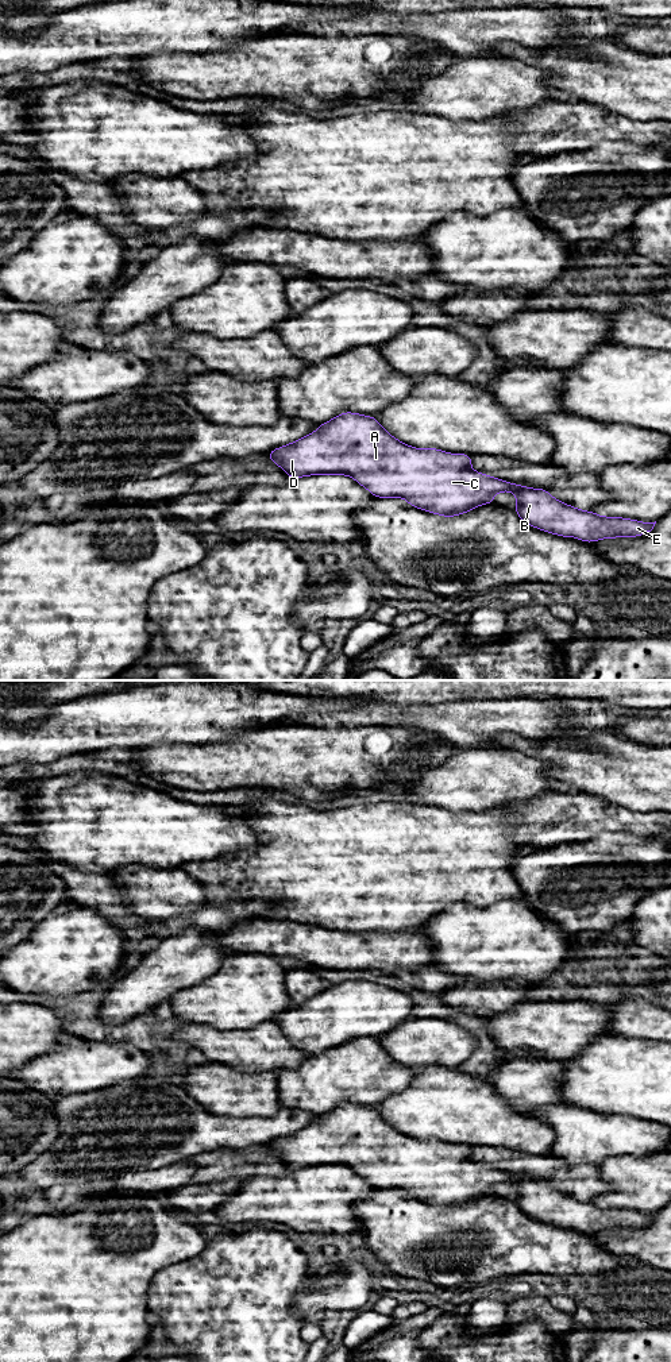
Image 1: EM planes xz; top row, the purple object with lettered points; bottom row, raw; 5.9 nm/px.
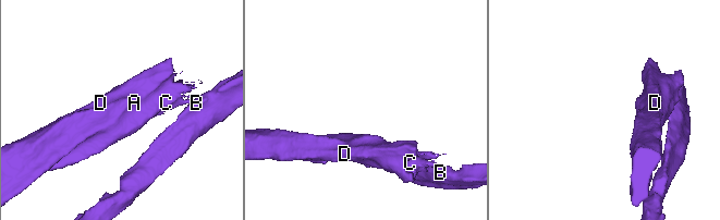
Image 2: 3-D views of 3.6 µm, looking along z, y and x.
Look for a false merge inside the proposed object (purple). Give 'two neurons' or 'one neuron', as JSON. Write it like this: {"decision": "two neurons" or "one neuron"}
{"decision": "two neurons"}

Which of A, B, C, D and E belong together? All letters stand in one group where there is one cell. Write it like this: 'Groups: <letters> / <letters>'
Groups: A C D / B E

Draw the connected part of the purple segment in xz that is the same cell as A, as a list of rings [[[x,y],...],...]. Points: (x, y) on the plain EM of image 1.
[[[344,1103],[319,1116],[316,1123],[306,1126],[290,1135],[266,1145],[270,1153],[278,1155],[290,1170],[309,1166],[348,1166],[366,1178],[375,1189],[405,1189],[410,1199],[419,1199],[428,1204],[455,1208],[468,1201],[493,1195],[493,1187],[501,1182],[517,1184],[525,1177],[510,1174],[490,1166],[474,1162],[470,1155],[473,1147],[467,1145],[448,1145],[436,1139],[412,1139],[394,1130],[374,1107]]]

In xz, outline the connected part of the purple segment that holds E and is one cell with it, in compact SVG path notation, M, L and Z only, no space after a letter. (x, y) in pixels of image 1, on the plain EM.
M522 1178L516 1187L514 1203L524 1214L552 1226L576 1228L586 1234L637 1228L651 1223L656 1215L579 1201L555 1191L545 1180Z

